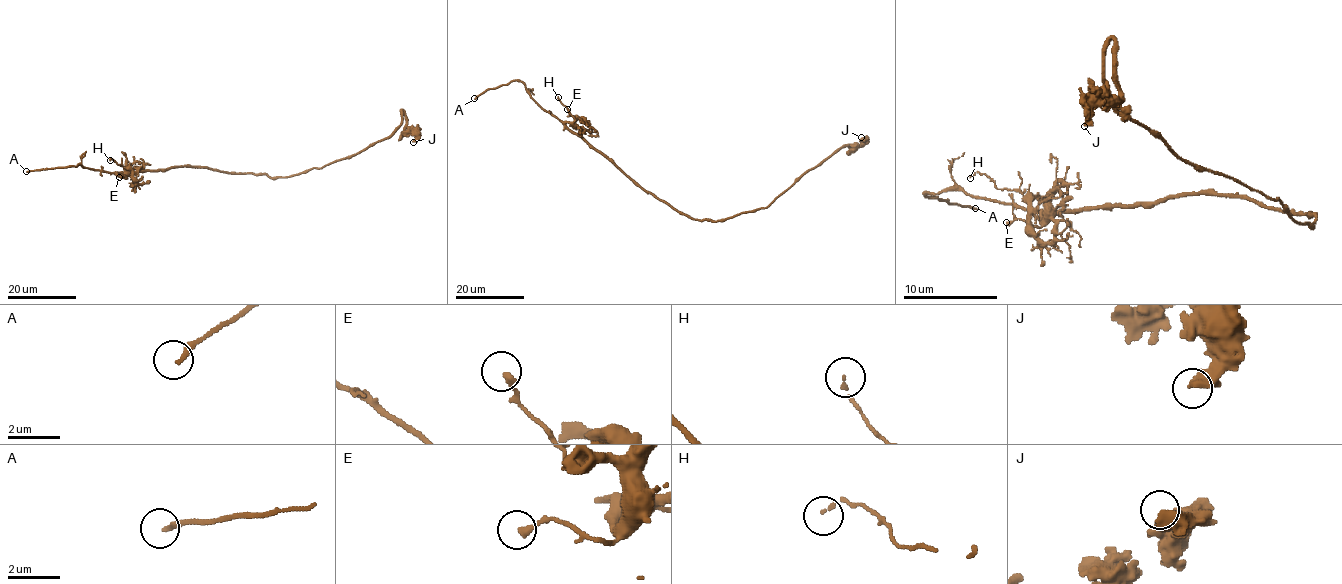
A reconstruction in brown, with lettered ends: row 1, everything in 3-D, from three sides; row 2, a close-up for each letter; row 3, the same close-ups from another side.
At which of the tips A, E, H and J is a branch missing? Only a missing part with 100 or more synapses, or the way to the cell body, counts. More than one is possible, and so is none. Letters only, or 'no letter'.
A

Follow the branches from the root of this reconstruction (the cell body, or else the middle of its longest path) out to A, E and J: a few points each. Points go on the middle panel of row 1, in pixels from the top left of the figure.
A: (683, 214), (643, 190), (610, 160), (546, 112), (521, 81), (512, 80), (489, 88), (474, 98)
E: (683, 214), (643, 190), (610, 160), (574, 134), (565, 124), (574, 120), (567, 109)
J: (683, 214), (717, 221), (767, 207), (841, 147), (850, 145), (855, 149), (864, 141), (861, 137)

